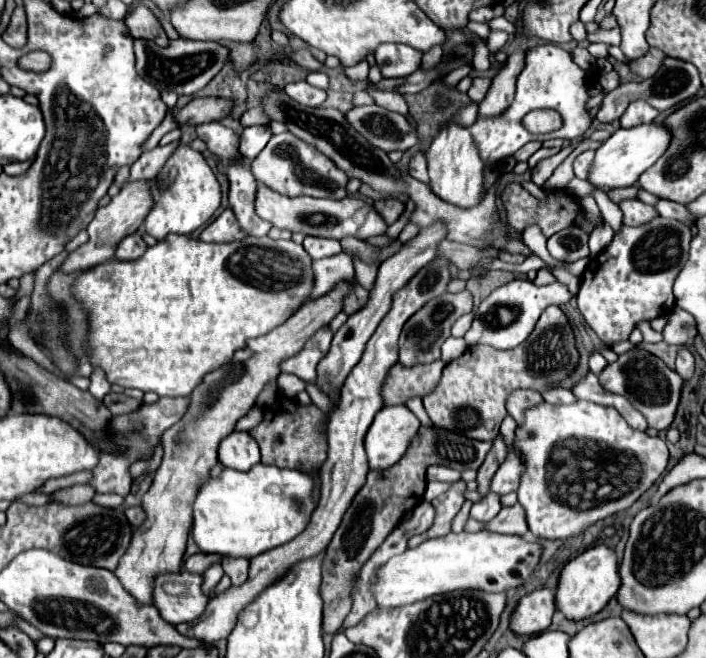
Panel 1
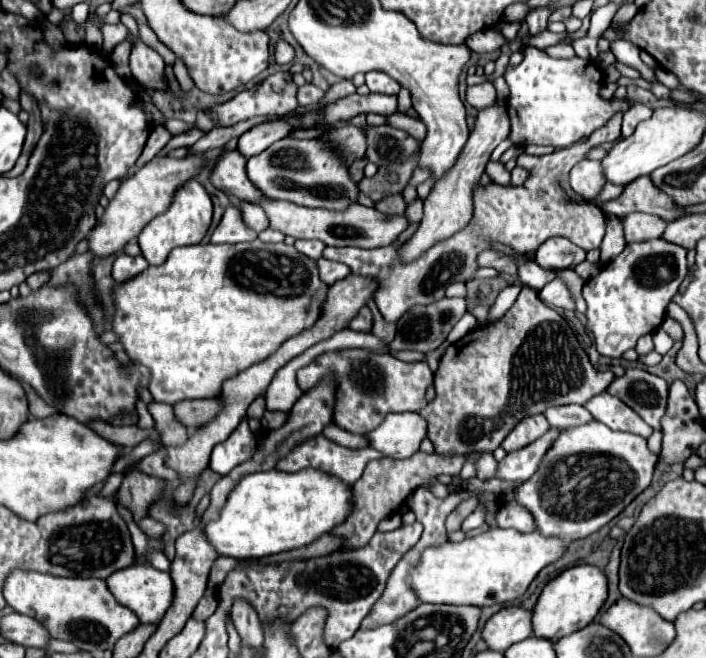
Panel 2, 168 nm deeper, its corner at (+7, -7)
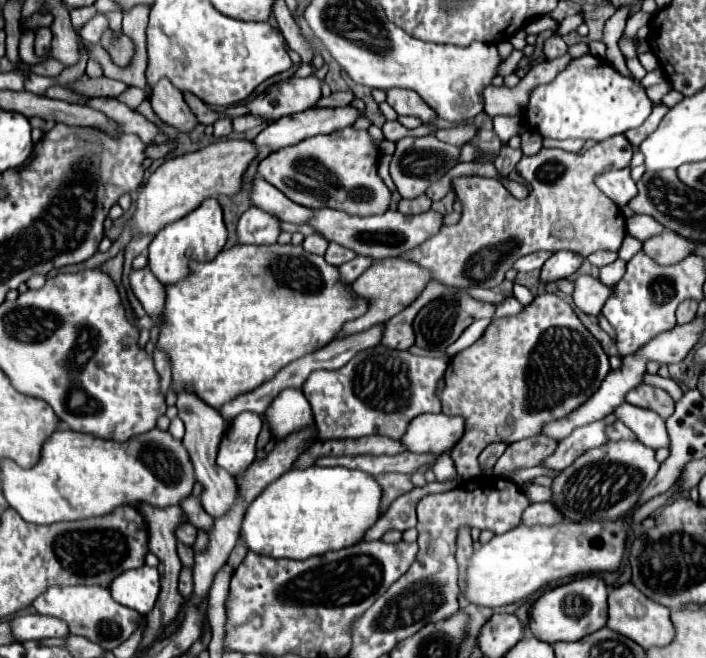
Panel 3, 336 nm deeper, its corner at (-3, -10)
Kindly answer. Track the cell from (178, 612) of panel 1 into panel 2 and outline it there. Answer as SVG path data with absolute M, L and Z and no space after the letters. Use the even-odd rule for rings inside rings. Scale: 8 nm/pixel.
M132 564L128 568L116 570L112 576L106 578L106 584L108 584L108 590L114 594L114 598L122 606L130 608L140 618L140 622L160 622L164 612L172 604L174 588L172 588L170 574L156 568L148 568L144 564Z

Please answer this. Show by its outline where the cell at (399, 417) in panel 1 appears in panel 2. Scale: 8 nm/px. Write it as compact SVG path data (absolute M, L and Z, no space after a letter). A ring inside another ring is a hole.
M418 412L388 414L386 420L368 434L370 446L388 458L408 458L418 452L428 434L428 422Z

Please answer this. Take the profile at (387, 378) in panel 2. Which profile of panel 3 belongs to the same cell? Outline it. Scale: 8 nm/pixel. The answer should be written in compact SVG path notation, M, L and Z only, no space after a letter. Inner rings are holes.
M376 345L360 351L342 369L336 371L314 371L302 391L312 405L314 421L318 423L318 439L344 439L344 437L366 437L386 435L400 439L408 423L422 413L440 413L440 399L436 397L436 383L448 367L448 357L416 357L408 351L396 351L384 345Z

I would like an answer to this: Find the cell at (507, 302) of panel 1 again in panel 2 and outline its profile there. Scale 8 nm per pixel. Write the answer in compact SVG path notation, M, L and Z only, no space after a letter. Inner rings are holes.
M556 278L556 280L552 280L550 284L546 284L546 286L540 290L540 298L542 298L546 304L554 306L554 308L576 310L572 292L570 292L570 288L566 286L566 282L564 282L562 278Z

